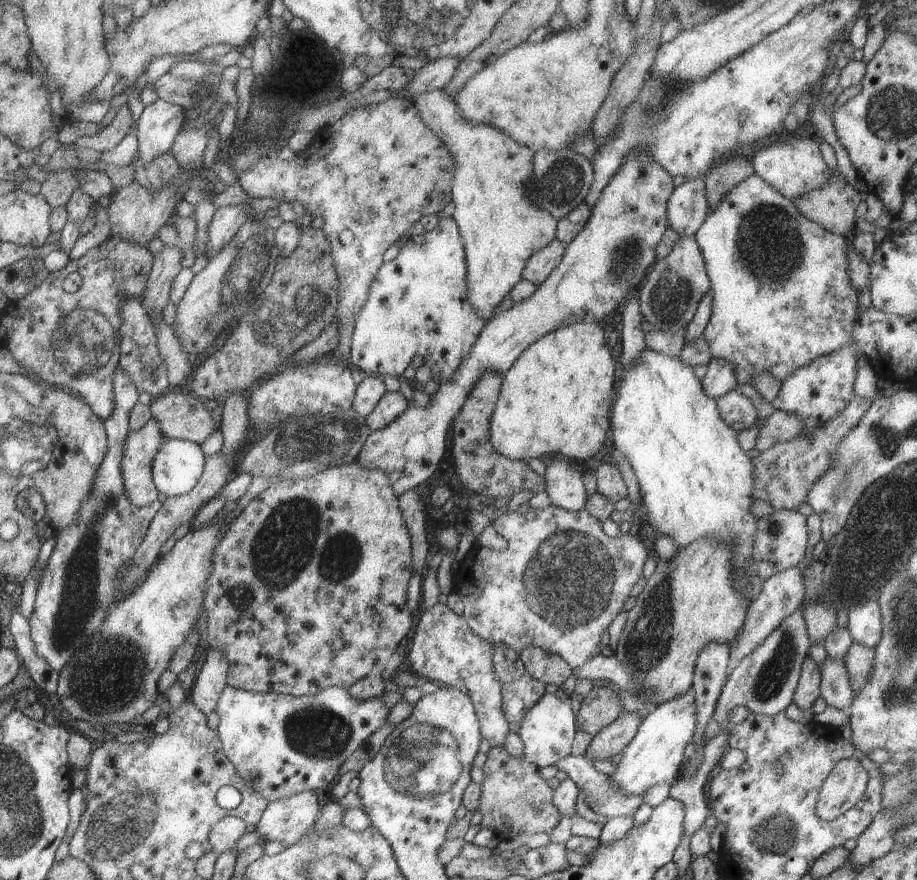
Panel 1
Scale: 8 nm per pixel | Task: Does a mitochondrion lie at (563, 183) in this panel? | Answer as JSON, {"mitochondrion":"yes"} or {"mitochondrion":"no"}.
{"mitochondrion":"yes"}

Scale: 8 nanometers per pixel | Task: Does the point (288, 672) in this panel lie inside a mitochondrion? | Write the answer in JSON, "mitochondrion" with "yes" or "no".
{"mitochondrion":"no"}

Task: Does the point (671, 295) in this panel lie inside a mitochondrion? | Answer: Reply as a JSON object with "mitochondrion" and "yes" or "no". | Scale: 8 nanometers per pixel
{"mitochondrion":"yes"}

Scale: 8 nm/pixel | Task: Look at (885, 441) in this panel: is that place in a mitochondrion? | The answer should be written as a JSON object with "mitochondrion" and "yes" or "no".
{"mitochondrion":"yes"}

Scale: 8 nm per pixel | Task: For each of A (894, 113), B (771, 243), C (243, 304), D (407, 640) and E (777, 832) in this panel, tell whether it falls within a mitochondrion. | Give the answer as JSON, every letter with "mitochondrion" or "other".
{"A":"mitochondrion","B":"mitochondrion","C":"mitochondrion","D":"other","E":"mitochondrion"}

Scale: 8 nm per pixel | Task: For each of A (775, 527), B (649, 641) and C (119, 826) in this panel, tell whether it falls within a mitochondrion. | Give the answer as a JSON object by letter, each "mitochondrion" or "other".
{"A":"mitochondrion","B":"mitochondrion","C":"mitochondrion"}

